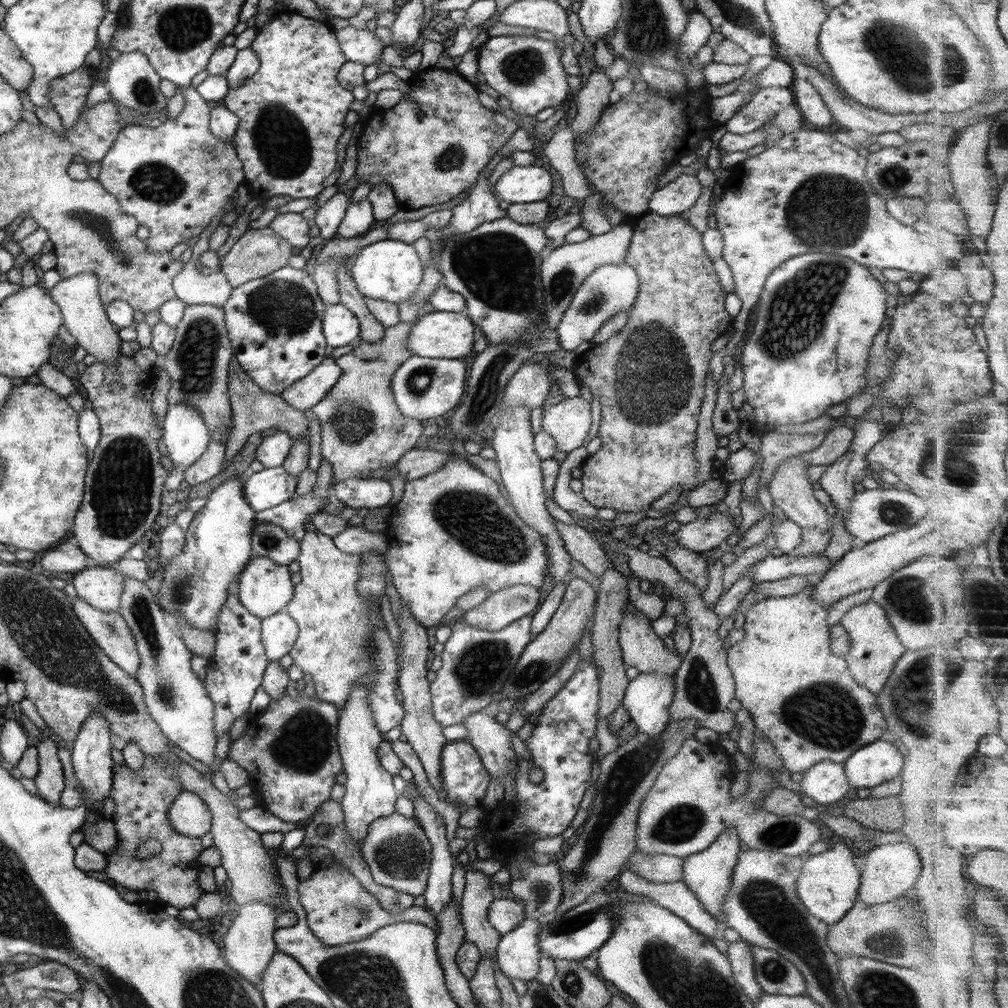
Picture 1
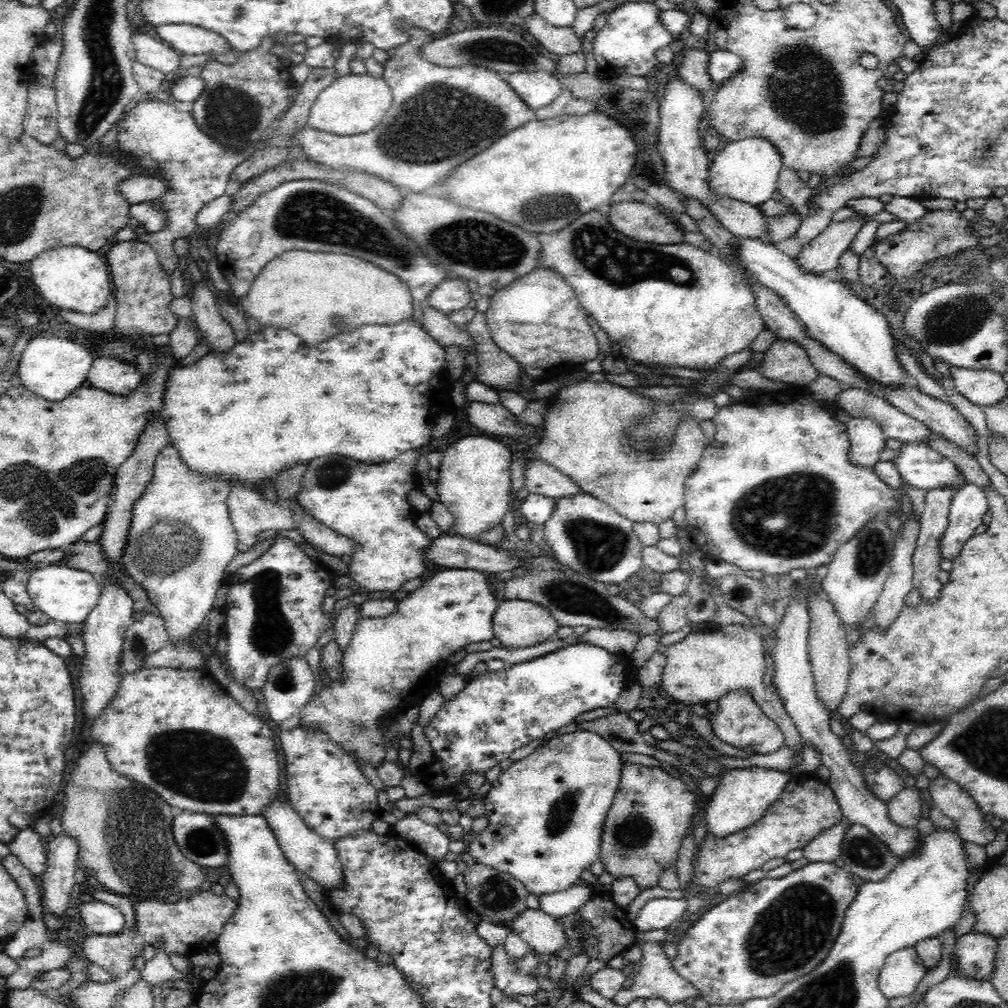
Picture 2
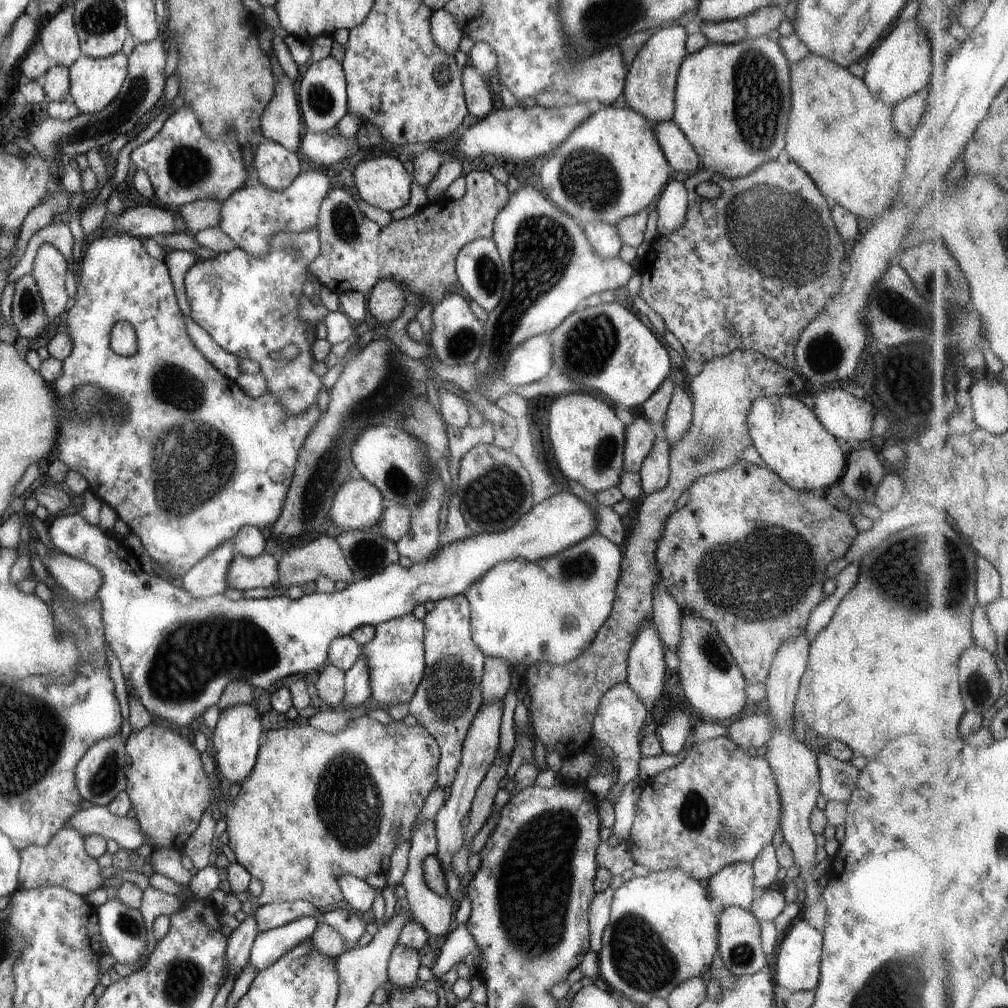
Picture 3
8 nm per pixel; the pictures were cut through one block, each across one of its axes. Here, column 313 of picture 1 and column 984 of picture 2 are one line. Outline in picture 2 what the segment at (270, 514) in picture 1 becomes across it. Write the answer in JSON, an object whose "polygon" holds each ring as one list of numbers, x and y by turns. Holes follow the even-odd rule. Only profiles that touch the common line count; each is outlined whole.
{"polygon":[[965,483,962,490,952,498,948,528,940,544,943,559,956,558,960,547,973,536,974,530,981,526,981,519,987,508,987,500,980,485]]}

